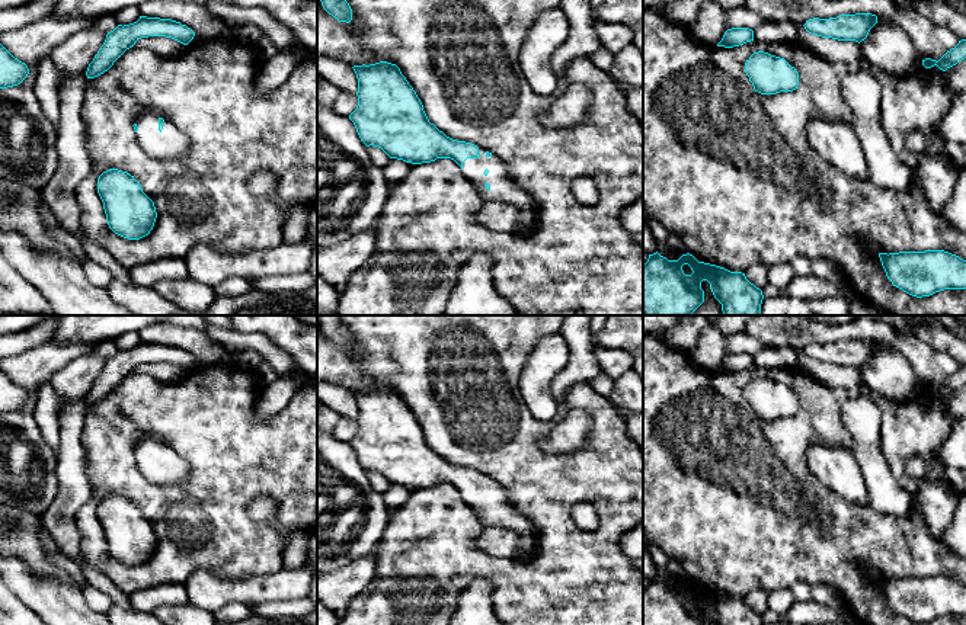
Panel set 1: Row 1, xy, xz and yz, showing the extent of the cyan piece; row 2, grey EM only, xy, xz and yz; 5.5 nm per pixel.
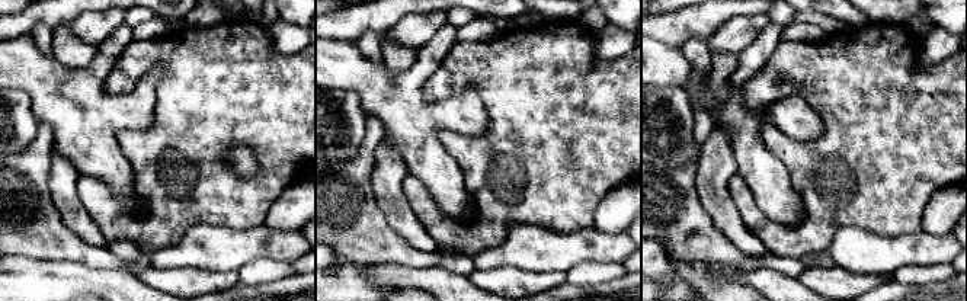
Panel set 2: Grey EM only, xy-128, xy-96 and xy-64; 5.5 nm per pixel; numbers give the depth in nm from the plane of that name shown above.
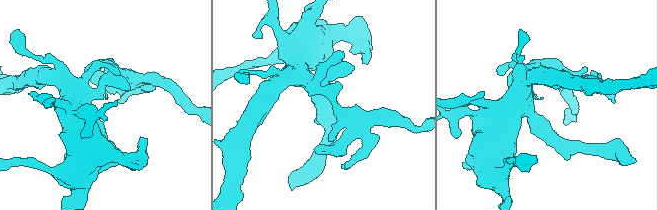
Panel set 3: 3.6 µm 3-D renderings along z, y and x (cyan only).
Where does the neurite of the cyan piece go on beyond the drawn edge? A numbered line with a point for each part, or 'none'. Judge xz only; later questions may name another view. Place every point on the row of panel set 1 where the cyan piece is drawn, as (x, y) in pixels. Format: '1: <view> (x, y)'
1: xz (504, 189)

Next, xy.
1: xy (170, 143)

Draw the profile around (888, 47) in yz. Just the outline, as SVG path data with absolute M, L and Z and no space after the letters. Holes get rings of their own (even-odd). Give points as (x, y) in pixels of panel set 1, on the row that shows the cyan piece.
M877 16L877 23L860 42L863 58L886 73L905 76L922 67L922 57L901 26Z

